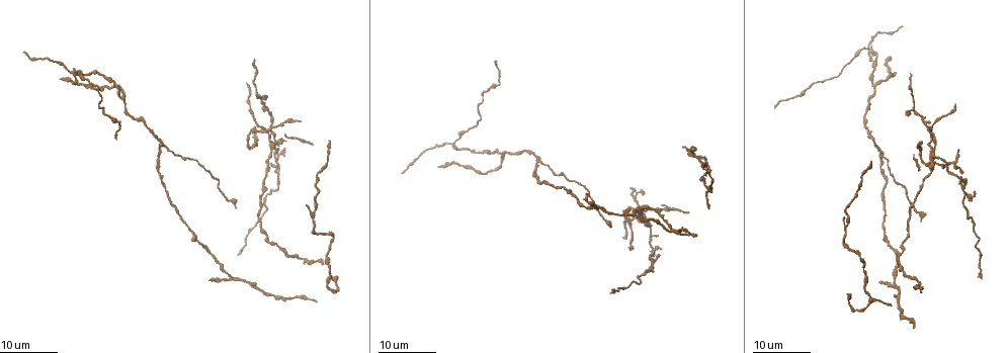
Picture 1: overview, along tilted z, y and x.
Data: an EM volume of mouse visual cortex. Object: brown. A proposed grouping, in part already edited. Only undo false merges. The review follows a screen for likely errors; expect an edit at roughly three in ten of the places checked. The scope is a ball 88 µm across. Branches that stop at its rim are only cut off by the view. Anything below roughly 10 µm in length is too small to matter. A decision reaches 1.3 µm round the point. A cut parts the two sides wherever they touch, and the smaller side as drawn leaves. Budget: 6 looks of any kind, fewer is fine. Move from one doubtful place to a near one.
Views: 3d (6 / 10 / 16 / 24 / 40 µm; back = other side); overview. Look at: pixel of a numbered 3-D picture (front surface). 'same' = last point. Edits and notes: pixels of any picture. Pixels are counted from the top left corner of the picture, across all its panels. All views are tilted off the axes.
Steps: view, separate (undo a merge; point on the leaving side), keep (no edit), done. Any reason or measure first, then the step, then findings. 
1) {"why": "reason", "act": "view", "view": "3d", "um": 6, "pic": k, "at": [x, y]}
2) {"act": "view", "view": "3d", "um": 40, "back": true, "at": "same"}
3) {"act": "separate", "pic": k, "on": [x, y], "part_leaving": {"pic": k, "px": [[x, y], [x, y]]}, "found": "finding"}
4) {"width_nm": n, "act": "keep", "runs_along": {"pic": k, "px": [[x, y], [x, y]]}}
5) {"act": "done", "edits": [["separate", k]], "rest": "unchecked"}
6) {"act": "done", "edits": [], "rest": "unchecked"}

{"why": "arms part here", "act": "view", "view": "3d", "um": 24, "pic": 1, "at": [159, 144]}

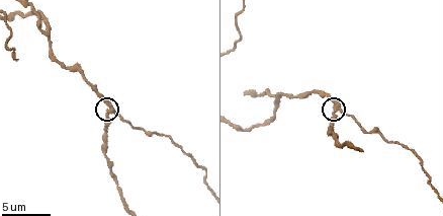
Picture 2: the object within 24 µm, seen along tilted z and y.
{"act": "view", "view": "3d", "um": 10, "pic": 2, "at": [108, 112]}

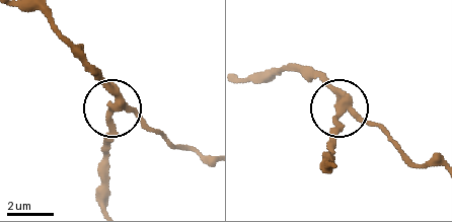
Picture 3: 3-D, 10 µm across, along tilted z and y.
{"act": "separate", "pic": 3, "on": [153, 131], "found": "two cells meet here"}

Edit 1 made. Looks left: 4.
{"why": "see it whole again", "act": "view", "view": "overview"}

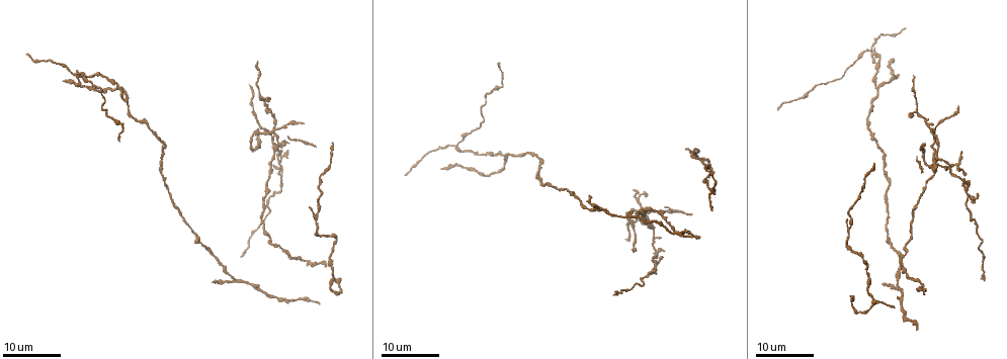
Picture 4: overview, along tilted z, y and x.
{"why": "side arm on a straight run", "act": "view", "view": "3d", "um": 16, "pic": 4, "at": [125, 102]}

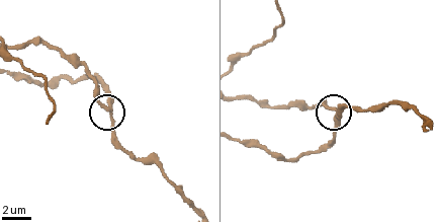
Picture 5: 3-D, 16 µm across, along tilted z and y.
{"why": "closer look", "act": "view", "view": "3d", "um": 10, "pic": 5, "at": [109, 107]}

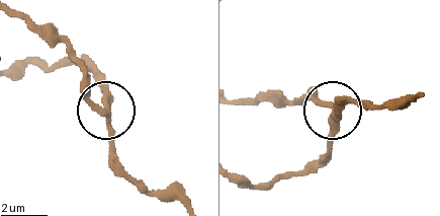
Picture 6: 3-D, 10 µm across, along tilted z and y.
{"width_nm": 270, "act": "separate", "pic": 6, "on": [83, 84], "part_leaving": {"pic": 6, "px": [[103, 110], [89, 94], [86, 71], [65, 47], [12, 17]]}, "found": "two cells meet here"}

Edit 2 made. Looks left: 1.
{"act": "done", "edits": [["separate", 3], ["separate", 6]], "rest": "unchecked"}

